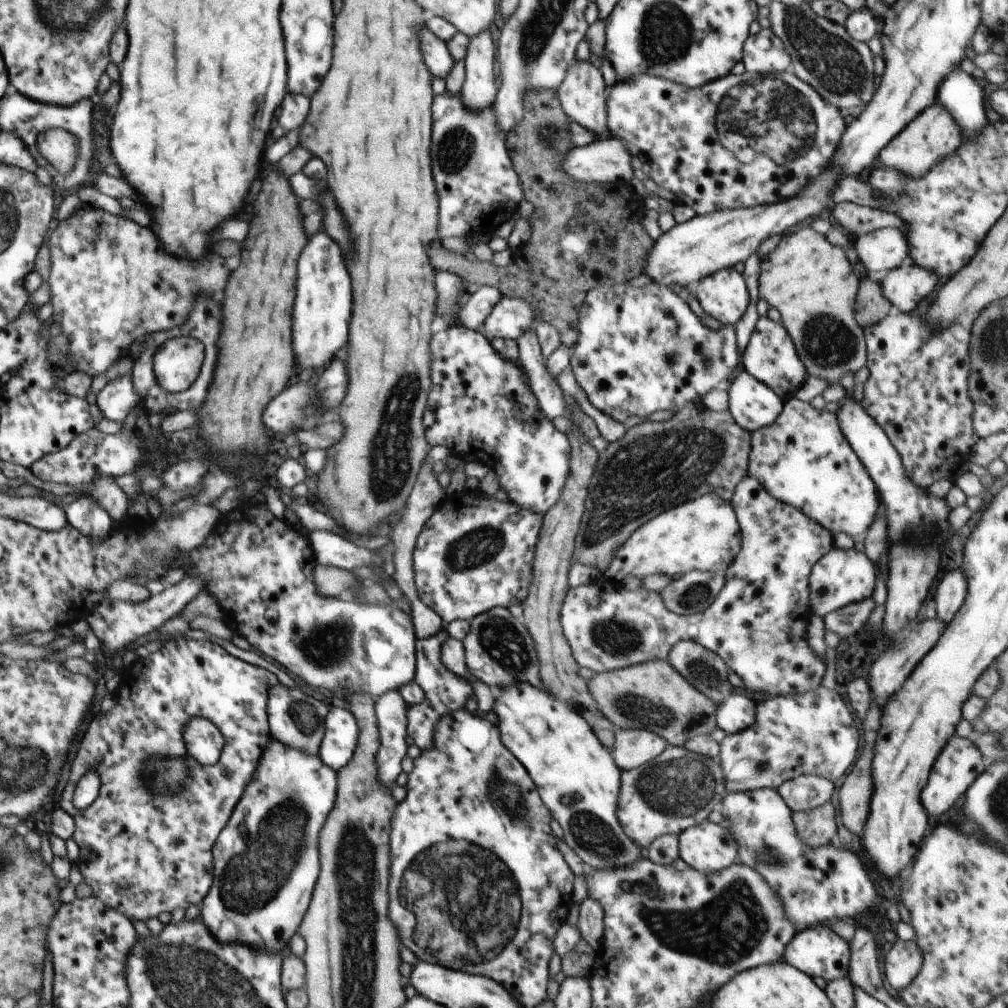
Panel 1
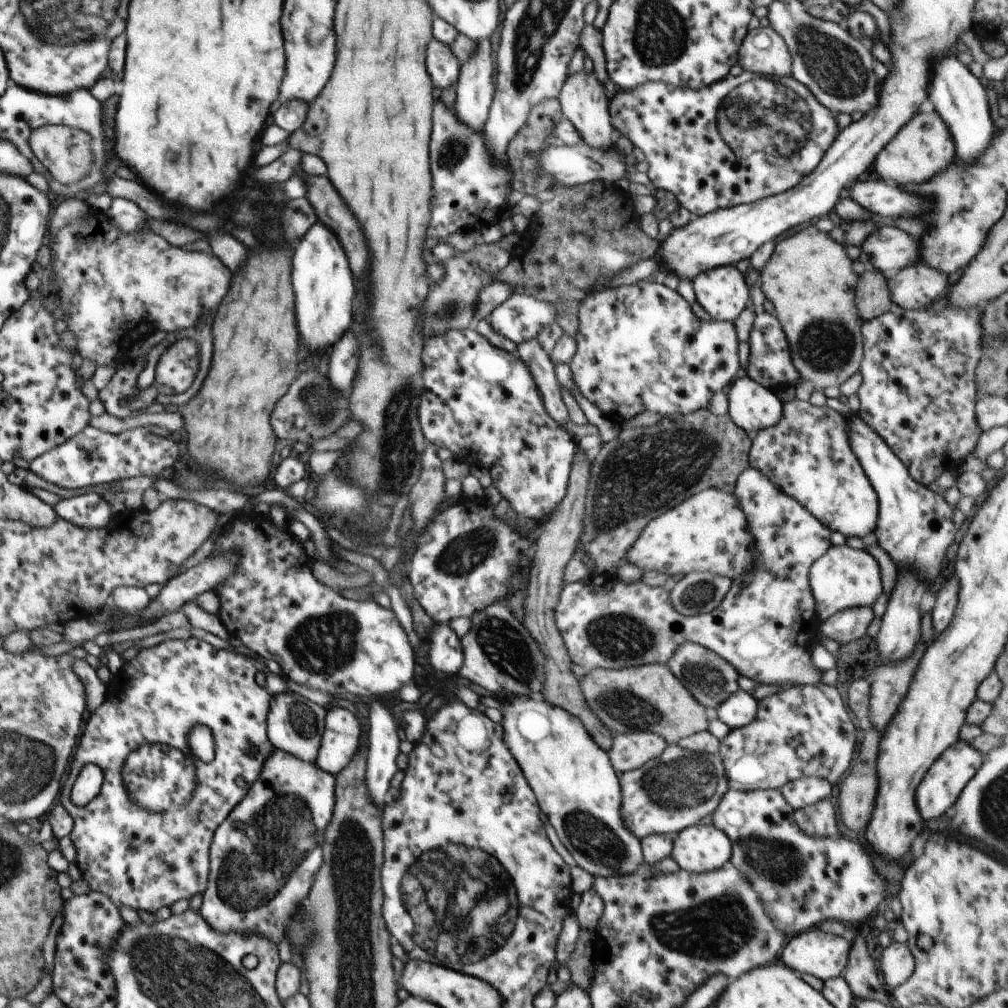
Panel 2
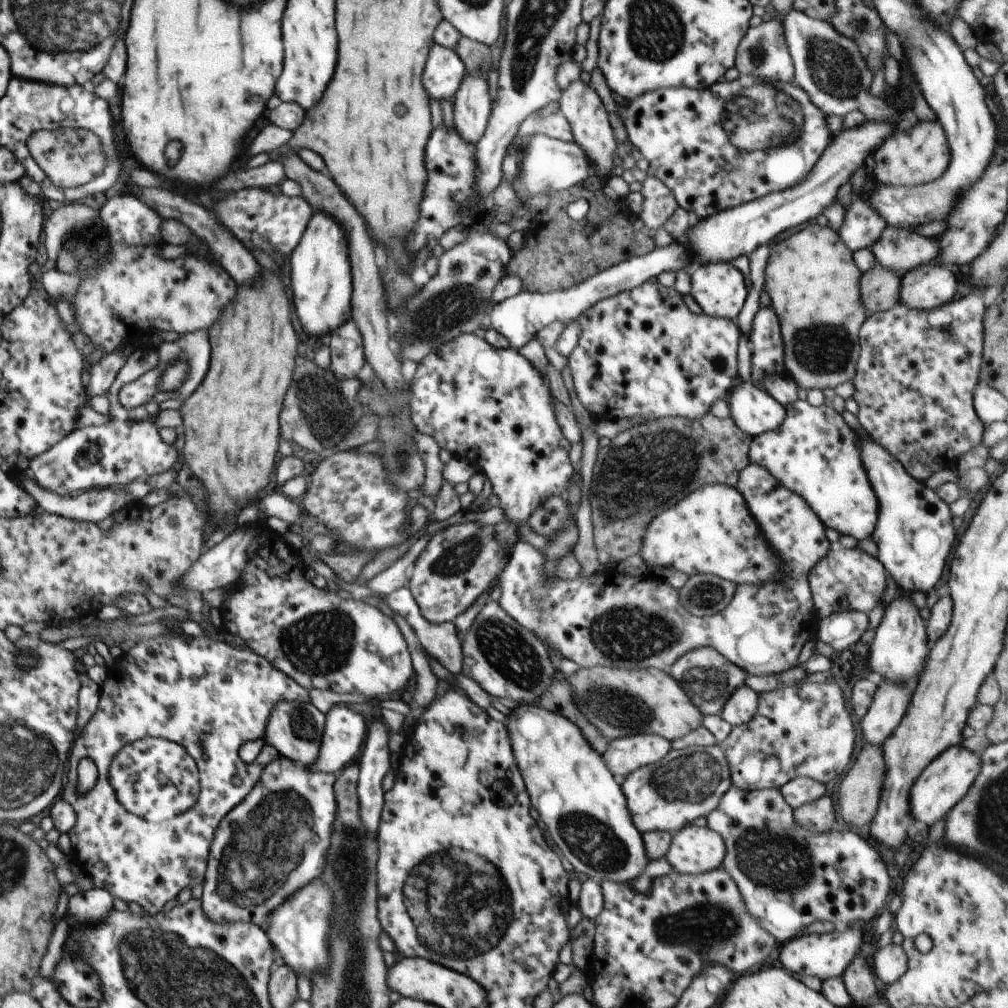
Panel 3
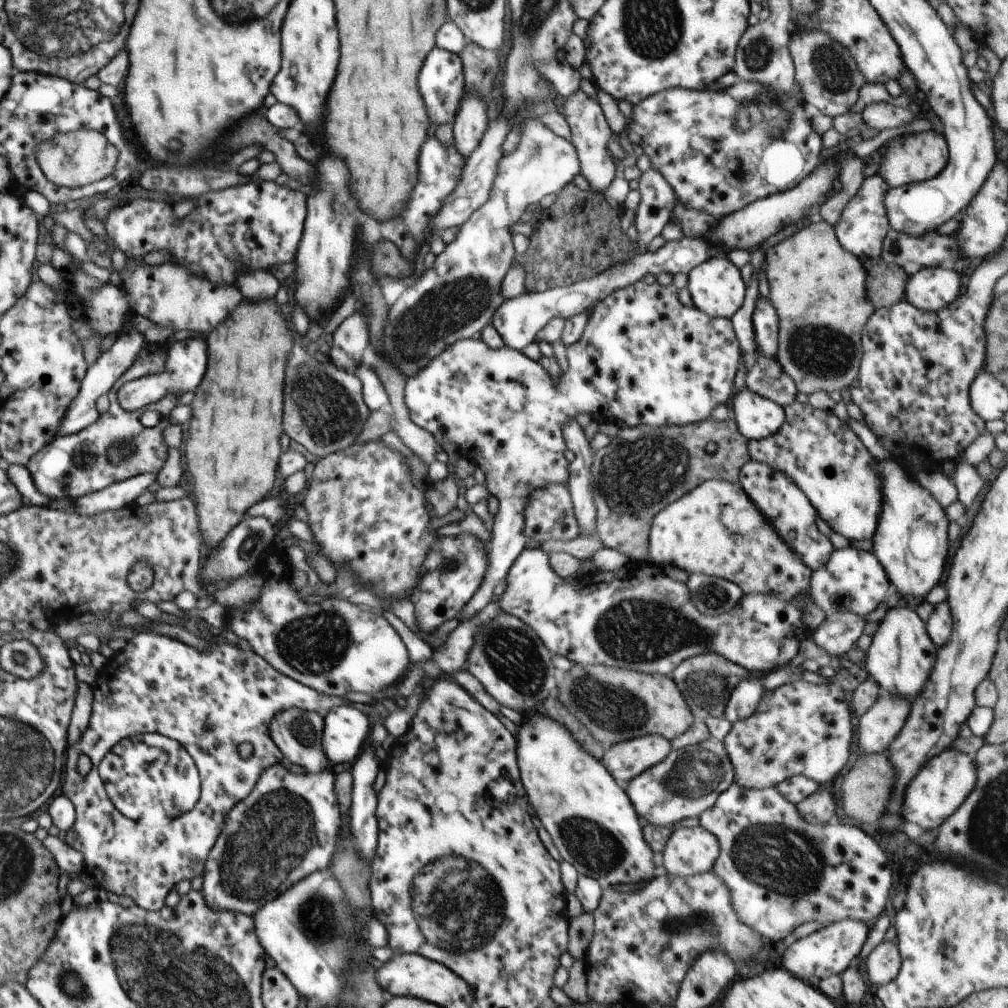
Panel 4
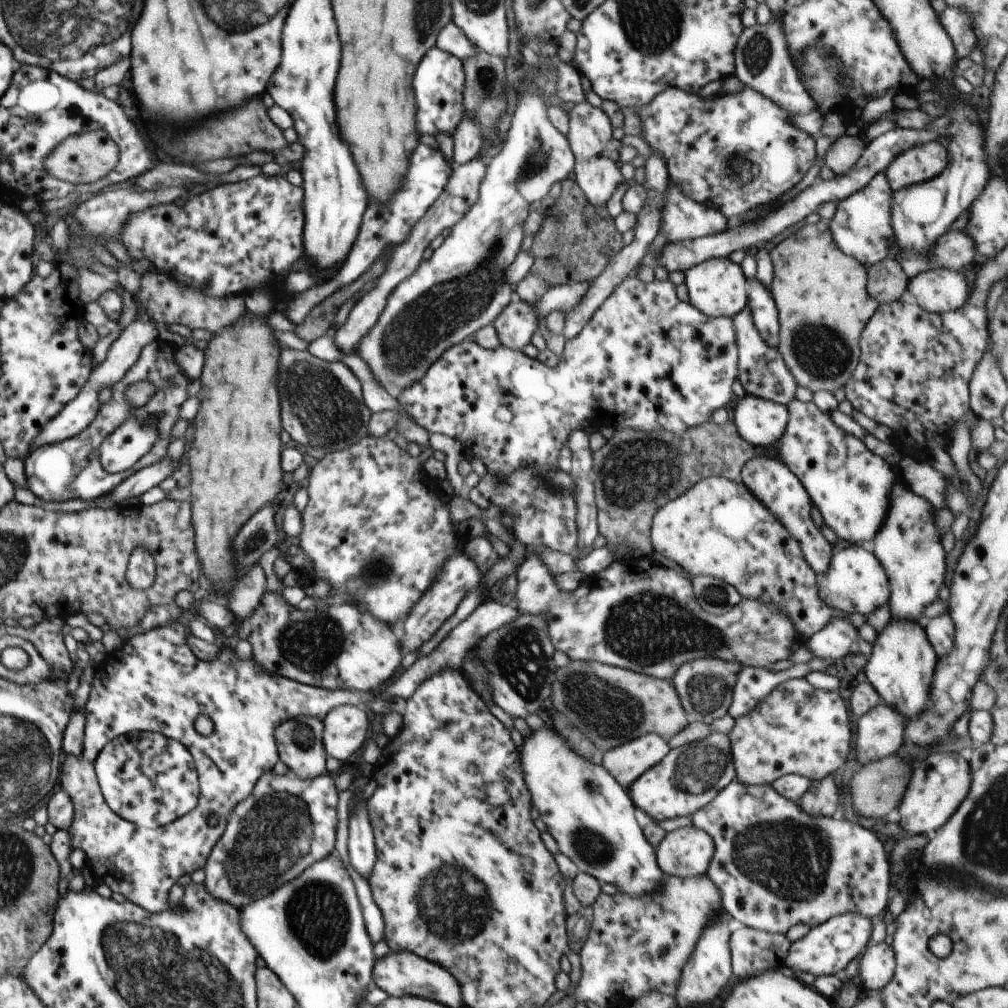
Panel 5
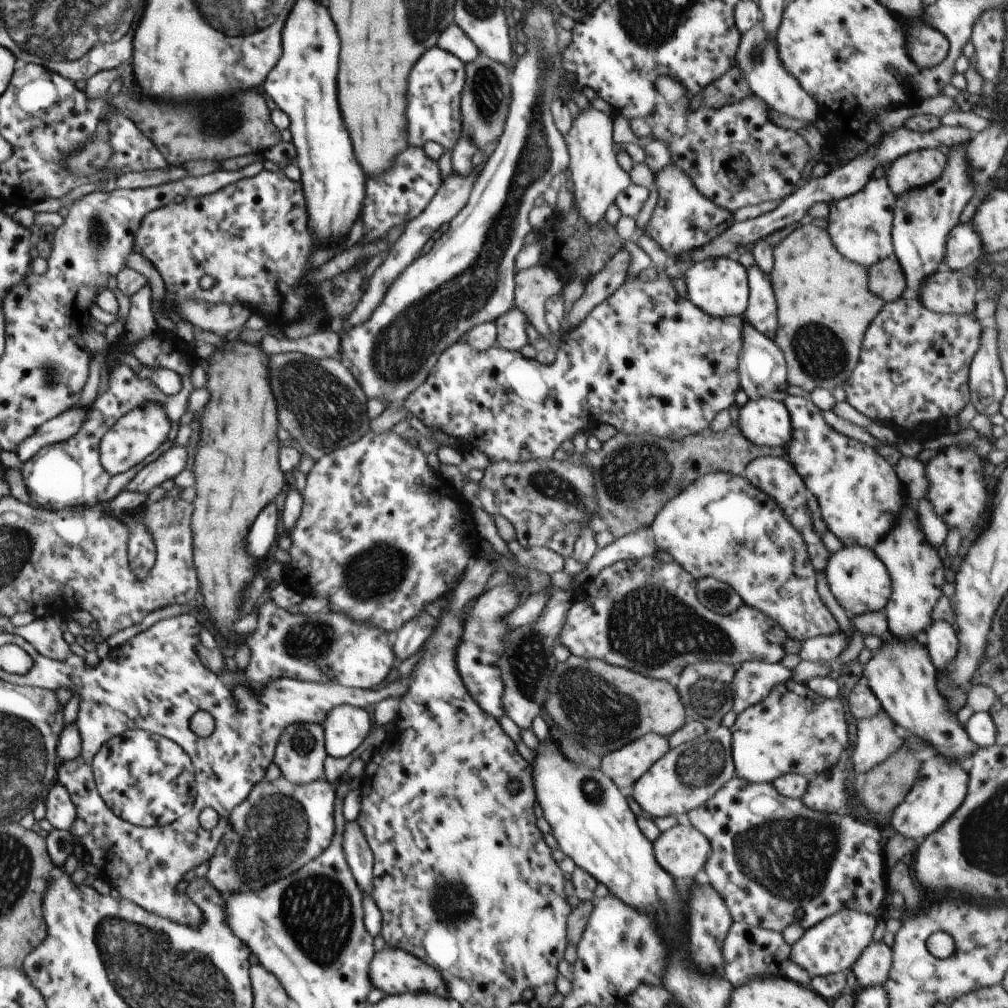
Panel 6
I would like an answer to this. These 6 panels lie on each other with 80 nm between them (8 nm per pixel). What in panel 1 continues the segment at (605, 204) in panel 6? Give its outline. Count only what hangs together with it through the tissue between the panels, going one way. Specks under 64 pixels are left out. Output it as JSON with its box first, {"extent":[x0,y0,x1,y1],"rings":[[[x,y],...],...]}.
{"extent":[557,59,610,140],"rings":[[[575,59],[568,65],[565,77],[557,88],[557,93],[562,108],[570,120],[590,129],[591,133],[597,136],[595,140],[610,136],[607,130],[608,87],[604,84],[600,69],[590,63],[588,59]]]}

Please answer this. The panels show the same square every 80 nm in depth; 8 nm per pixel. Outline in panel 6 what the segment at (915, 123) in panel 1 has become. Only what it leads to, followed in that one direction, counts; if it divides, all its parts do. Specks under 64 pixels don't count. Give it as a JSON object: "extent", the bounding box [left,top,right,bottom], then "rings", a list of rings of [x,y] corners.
{"extent":[887,149,947,195],"rings":[[[939,149],[917,150],[897,158],[889,164],[887,183],[896,195],[907,193],[909,190],[928,186],[936,182],[947,165],[947,156]]]}

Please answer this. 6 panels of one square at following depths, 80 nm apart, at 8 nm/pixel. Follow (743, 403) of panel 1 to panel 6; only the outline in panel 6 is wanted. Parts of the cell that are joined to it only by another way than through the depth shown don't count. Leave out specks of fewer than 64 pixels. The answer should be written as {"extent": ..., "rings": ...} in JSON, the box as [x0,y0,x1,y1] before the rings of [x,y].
{"extent":[738,398,792,447],"rings":[[[771,398],[748,399],[740,408],[738,428],[758,446],[785,447],[792,438],[789,410],[782,401]]]}

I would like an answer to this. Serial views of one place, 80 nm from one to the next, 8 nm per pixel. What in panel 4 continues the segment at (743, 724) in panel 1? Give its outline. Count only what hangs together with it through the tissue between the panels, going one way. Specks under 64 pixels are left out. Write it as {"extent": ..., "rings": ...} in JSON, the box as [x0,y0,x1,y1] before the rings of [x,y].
{"extent":[724,679,765,725],"rings":[[[759,679],[739,682],[738,686],[732,691],[730,700],[725,704],[724,718],[729,720],[732,725],[735,722],[750,718],[765,690]]]}

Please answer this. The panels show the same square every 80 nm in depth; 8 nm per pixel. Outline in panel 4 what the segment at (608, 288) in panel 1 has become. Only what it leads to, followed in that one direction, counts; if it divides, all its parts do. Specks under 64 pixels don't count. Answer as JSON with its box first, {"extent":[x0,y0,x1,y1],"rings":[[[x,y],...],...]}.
{"extent":[404,281,741,622],"rings":[[[638,281],[632,286],[614,291],[604,300],[598,301],[589,310],[588,322],[586,323],[586,328],[580,340],[575,345],[567,348],[569,368],[565,374],[562,372],[558,381],[555,381],[534,359],[526,356],[522,351],[507,347],[506,345],[501,349],[491,349],[481,339],[480,335],[477,337],[460,339],[454,342],[453,345],[447,346],[446,350],[443,350],[426,366],[423,366],[416,374],[413,374],[407,379],[404,398],[407,409],[409,410],[410,420],[420,428],[427,430],[437,440],[438,446],[453,442],[461,456],[467,457],[476,467],[478,466],[482,469],[486,478],[487,490],[499,500],[499,509],[493,518],[491,542],[488,545],[488,548],[490,548],[488,552],[489,568],[486,569],[480,588],[478,588],[474,596],[468,601],[468,604],[461,610],[457,618],[458,622],[471,619],[473,615],[479,613],[488,603],[495,600],[495,595],[492,593],[494,587],[505,580],[506,574],[508,574],[510,566],[512,566],[516,557],[522,552],[524,547],[529,545],[528,538],[526,538],[524,534],[524,513],[525,508],[529,504],[531,495],[537,489],[545,489],[548,485],[568,484],[570,463],[566,461],[564,457],[567,446],[563,439],[563,424],[568,419],[574,419],[578,413],[583,412],[593,417],[598,416],[605,421],[607,421],[608,418],[618,418],[618,420],[622,420],[628,427],[637,427],[640,425],[653,427],[662,425],[687,425],[706,420],[706,418],[711,416],[711,412],[716,406],[719,404],[726,404],[728,398],[733,396],[733,393],[736,392],[734,388],[734,376],[736,376],[738,370],[737,365],[738,359],[741,356],[741,350],[732,321],[726,317],[709,317],[698,308],[689,308],[685,306],[680,303],[676,290],[677,288],[674,284],[664,286],[659,285],[657,282],[647,284],[643,281]]]}

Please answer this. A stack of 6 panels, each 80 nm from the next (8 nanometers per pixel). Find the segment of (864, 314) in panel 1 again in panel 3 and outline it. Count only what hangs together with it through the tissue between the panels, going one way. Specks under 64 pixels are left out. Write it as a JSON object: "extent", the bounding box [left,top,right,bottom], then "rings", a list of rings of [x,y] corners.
{"extent":[859,261,901,314],"rings":[[[878,261],[862,273],[859,290],[867,314],[890,310],[898,302],[901,278],[901,274],[880,266]]]}

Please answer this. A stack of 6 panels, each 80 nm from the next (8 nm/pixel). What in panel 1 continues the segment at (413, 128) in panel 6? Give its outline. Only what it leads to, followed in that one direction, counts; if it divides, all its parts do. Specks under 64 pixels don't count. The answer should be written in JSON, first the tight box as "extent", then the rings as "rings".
{"extent":[418,27,455,79],"rings":[[[424,27],[418,32],[418,38],[420,38],[422,56],[424,56],[428,70],[432,76],[445,79],[455,63],[449,53],[447,42],[438,38],[428,27]]]}

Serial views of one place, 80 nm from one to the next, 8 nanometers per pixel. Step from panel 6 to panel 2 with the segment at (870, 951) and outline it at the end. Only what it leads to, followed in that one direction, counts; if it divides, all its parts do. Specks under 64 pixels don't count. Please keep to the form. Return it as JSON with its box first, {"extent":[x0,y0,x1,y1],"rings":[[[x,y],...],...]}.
{"extent":[880,941,915,989],"rings":[[[891,941],[890,945],[880,952],[881,972],[888,989],[895,989],[903,985],[915,971],[915,958],[909,951],[907,943]]]}

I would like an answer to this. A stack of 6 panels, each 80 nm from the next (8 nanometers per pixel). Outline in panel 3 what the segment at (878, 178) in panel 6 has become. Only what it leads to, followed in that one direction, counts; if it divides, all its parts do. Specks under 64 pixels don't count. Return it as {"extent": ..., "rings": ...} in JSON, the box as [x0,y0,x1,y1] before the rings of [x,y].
{"extent":[838,182,888,252],"rings":[[[876,182],[864,184],[865,194],[855,197],[851,206],[846,209],[843,224],[838,231],[841,241],[852,252],[860,248],[870,248],[888,226],[882,215],[867,200],[876,185]]]}

